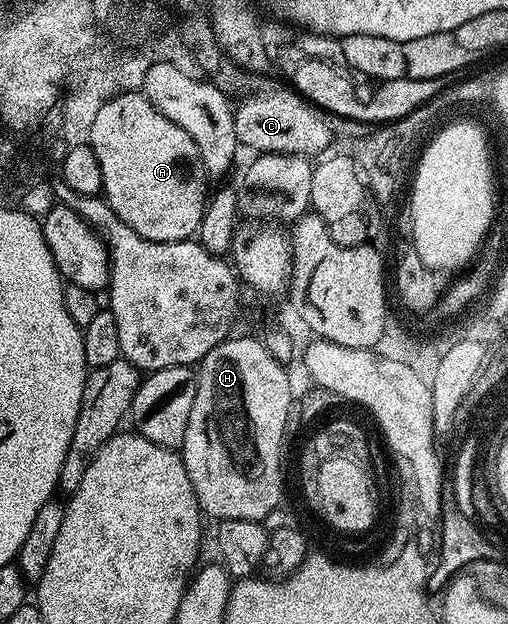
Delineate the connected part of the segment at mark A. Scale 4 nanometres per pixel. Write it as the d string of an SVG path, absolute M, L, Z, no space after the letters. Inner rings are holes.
M139 90L117 93L95 108L93 121L87 124L87 142L102 169L102 195L114 213L135 233L152 242L182 242L191 240L200 230L204 208L210 198L210 180L204 174L198 145L174 121L164 116L147 95Z

